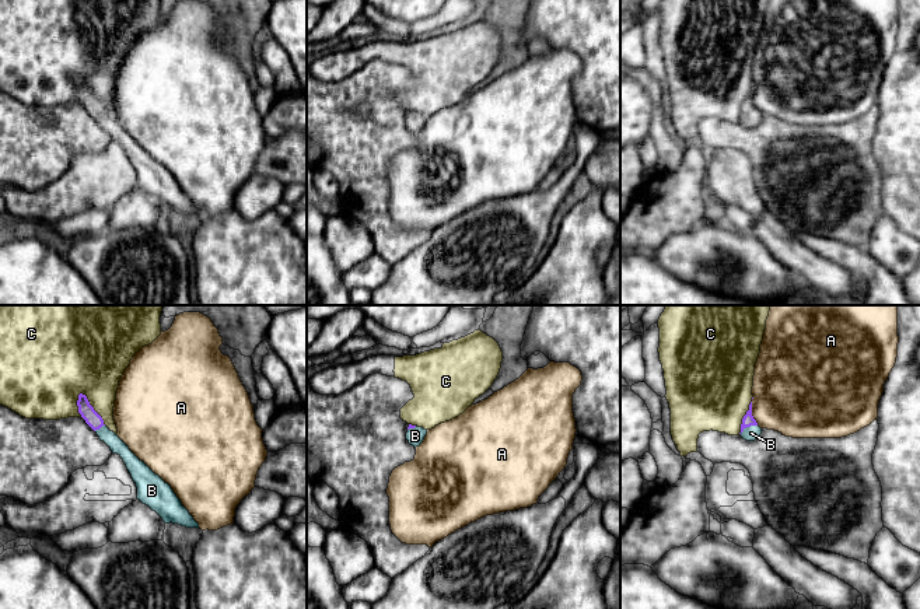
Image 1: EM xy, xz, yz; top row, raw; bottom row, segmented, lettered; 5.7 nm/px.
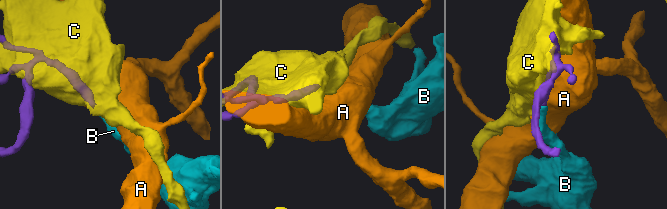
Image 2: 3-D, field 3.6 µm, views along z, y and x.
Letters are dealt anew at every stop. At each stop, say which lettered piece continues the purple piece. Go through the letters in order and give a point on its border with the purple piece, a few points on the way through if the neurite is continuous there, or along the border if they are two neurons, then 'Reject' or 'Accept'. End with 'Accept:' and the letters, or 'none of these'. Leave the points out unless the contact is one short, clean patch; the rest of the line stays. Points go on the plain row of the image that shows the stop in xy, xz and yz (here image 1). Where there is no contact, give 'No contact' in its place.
A: Touches purple at yz (751, 100). Reject
B: Touches purple at yz (748, 112). Path across: yz (748, 107), (748, 112), (751, 119). Accept
C: Touches purple at xy (93, 94). Reject
Accept: B

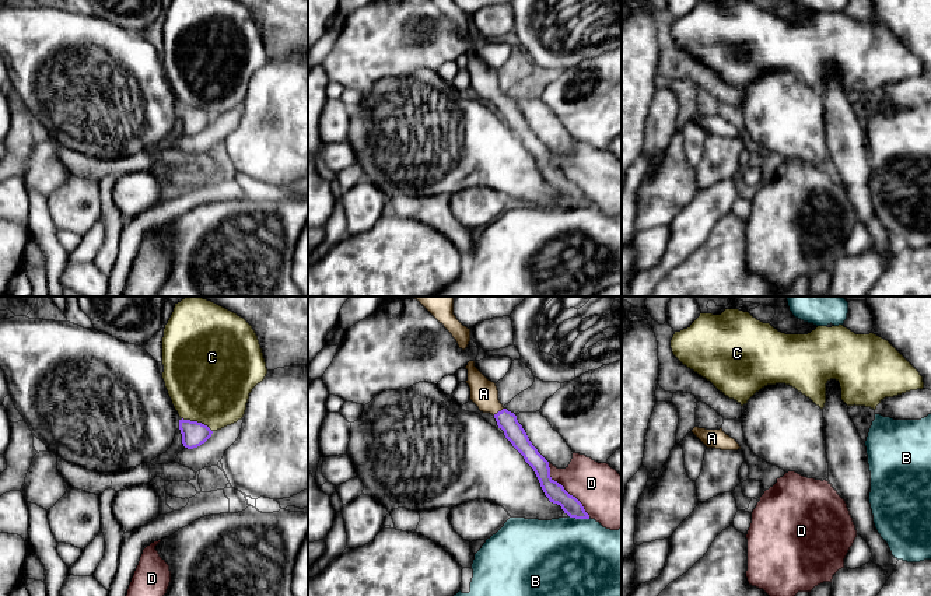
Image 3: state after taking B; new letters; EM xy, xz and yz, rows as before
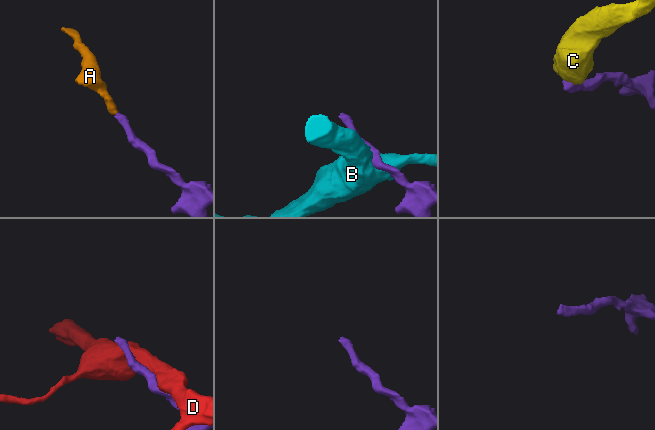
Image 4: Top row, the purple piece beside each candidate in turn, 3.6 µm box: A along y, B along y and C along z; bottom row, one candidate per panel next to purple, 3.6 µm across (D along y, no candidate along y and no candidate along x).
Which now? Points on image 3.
A: Touches purple at xz (499, 98). Path across: xz (506, 107), (499, 98), (483, 80). Accept
B: Touches purple at xz (580, 204). Reject
C: Touches purple at xy (196, 108). Reject
D: Touches purple at xz (564, 176). Reject
Accept: A

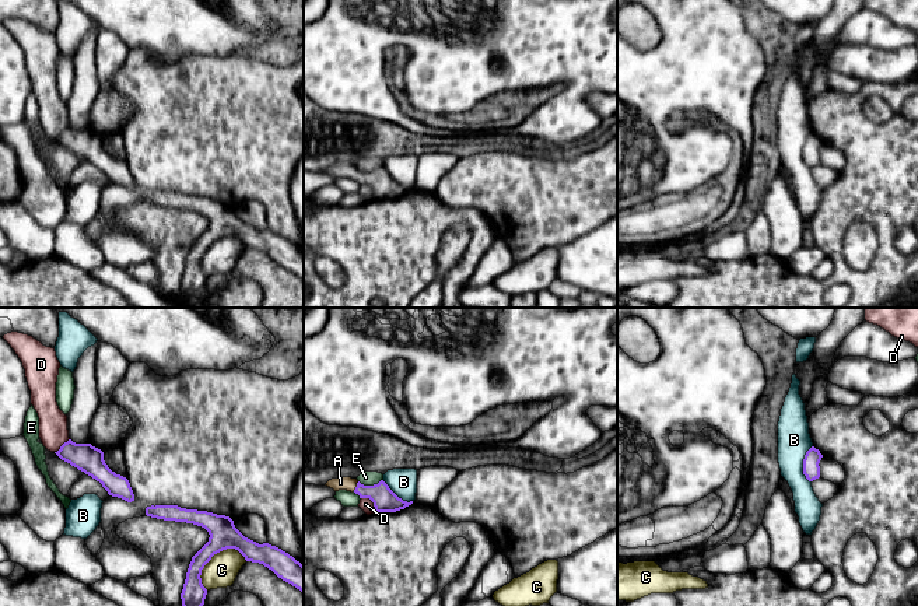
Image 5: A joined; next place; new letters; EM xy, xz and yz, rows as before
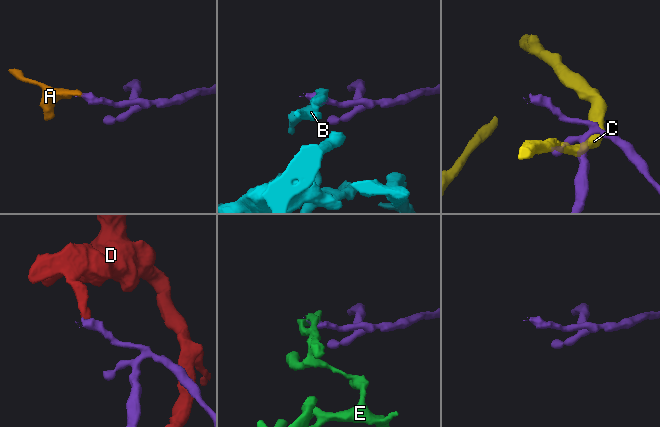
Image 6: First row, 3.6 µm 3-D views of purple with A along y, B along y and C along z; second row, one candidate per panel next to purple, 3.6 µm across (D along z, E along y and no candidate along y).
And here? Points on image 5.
A: Touches purple at xz (357, 172). Path across: xz (384, 185), (357, 172), (340, 170). Accept
B: Touches purple at yz (803, 150). Boundary: yz (812, 132), (803, 146), (803, 161), (809, 168). Reject
C: Touches purple at xy (209, 247). Reject
D: Touches purple at xz (371, 186). Reject
E: Touches purple at xz (370, 172). Boundary: xz (382, 165), (372, 171), (361, 171), (358, 168). Reject
Accept: A

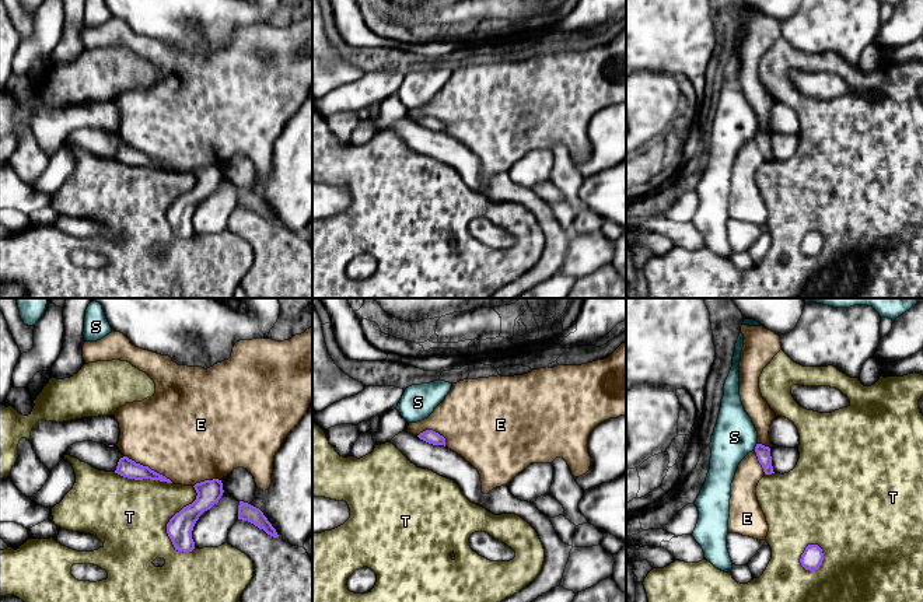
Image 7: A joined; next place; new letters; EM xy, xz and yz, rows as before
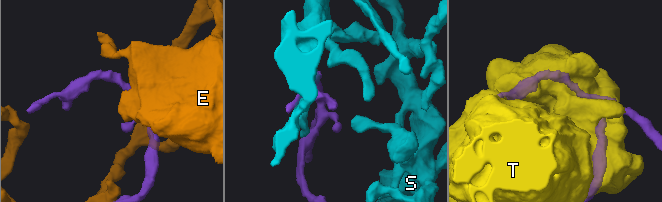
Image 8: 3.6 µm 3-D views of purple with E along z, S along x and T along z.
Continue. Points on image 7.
E: Touches purple at xy (147, 153). Reject
S: Touches purple at yz (757, 132). Boundary: yz (757, 129), (754, 135). Reject
T: Touches purple at xy (170, 206). Reject
Accept: none of these

